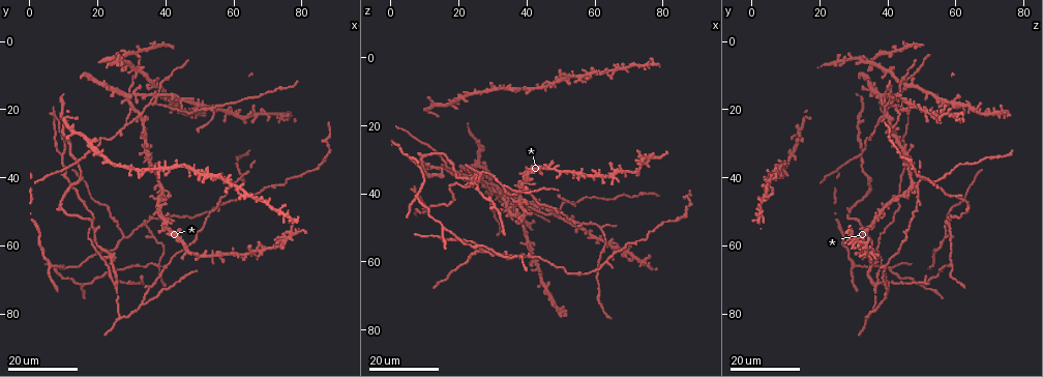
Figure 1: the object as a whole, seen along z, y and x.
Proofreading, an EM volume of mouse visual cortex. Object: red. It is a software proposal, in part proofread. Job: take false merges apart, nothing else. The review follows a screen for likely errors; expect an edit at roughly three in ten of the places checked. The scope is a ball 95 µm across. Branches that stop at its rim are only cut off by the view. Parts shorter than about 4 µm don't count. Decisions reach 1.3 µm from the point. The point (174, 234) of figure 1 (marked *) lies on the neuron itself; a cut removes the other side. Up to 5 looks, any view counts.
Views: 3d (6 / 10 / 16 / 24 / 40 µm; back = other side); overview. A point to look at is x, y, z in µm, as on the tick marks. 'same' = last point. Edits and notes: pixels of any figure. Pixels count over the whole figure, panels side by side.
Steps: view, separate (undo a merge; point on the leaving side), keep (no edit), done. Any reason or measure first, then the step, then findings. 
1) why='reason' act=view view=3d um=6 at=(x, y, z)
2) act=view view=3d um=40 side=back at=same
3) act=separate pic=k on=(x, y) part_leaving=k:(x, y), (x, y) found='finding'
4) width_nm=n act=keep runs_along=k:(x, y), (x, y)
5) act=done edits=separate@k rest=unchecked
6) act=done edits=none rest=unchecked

why='small branch off a trunk' act=view view=3d um=24 at=(32.5, 21.5, 39.0)

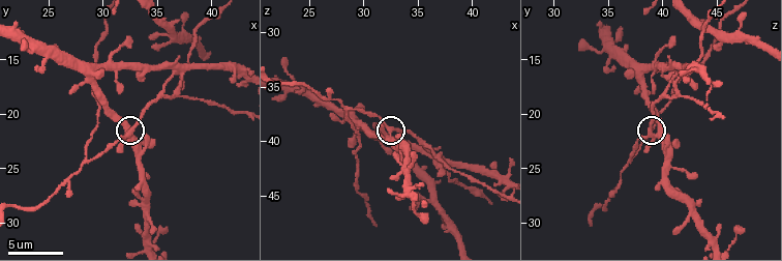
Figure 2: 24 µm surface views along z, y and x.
act=view view=3d um=10 at=(32.2, 22.0, 38.8)

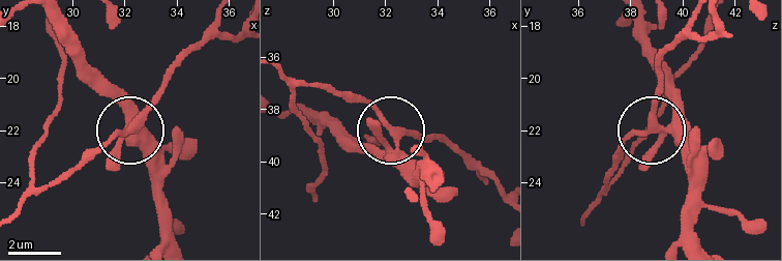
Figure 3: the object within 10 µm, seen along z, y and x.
act=view view=3d um=6 at=(32.3, 21.8, 38.8)

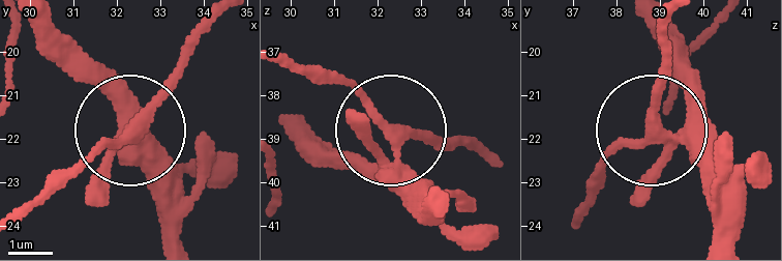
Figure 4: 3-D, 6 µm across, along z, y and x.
side_arm_um=65 act=keep runs_along=4:(173, 239), (173, 195), (136, 128), (213, 21) found='one neuron here'

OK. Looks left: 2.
why='two arms in line, one across' act=view view=3d um=10 at=(28.4, 24.0, 37.0)

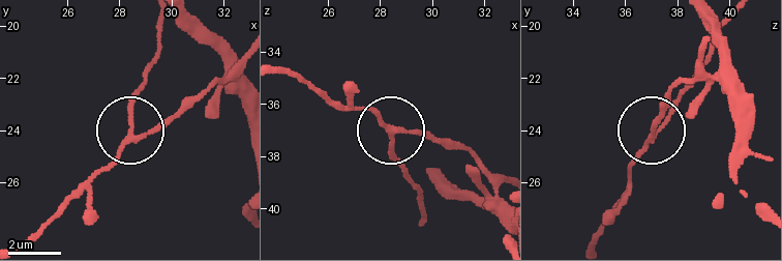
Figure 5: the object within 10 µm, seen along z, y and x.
arms=3 act=keep found='continuous, no second neuron'

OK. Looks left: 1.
act=done edits=none rest=unchecked

